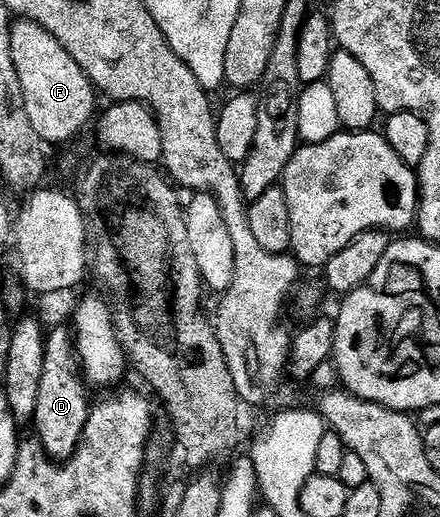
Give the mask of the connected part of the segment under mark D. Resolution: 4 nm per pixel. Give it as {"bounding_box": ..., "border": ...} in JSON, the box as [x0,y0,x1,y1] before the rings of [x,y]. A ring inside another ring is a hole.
{"bounding_box":[32,327,91,463],"border":[[[69,327],[48,330],[45,336],[43,376],[39,382],[39,403],[35,403],[32,428],[37,429],[36,440],[41,442],[43,451],[52,461],[64,463],[77,453],[91,408],[88,391],[77,356],[74,330]]]}

